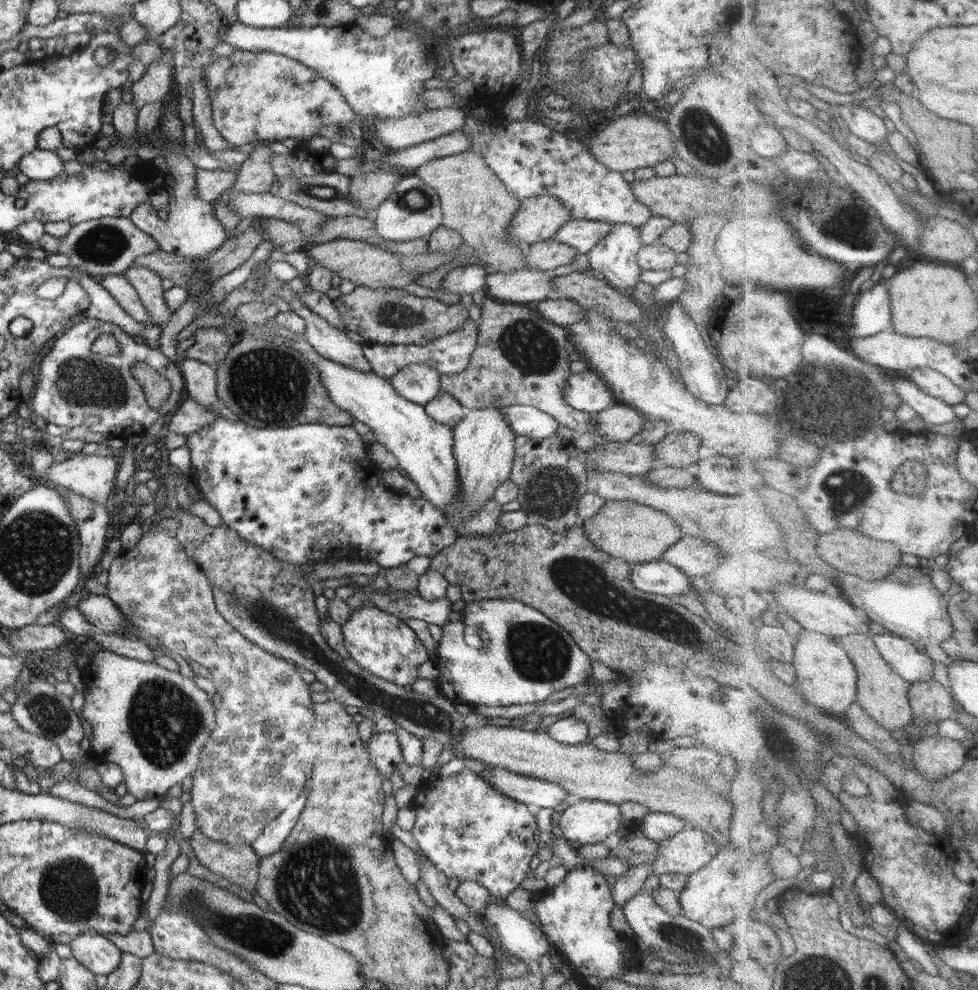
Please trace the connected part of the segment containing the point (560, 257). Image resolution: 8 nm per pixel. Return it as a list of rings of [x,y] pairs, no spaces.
[[[552,238],[529,245],[525,261],[530,270],[554,271],[558,266],[573,262],[578,253],[575,248]]]

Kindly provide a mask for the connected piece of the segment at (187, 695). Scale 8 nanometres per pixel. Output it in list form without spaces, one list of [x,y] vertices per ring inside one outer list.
[[[95,649],[92,661],[90,661],[90,665],[88,665],[87,668],[88,674],[90,674],[90,676],[88,676],[90,682],[88,682],[88,690],[85,692],[85,703],[80,717],[84,722],[91,726],[93,737],[90,740],[89,756],[96,763],[118,764],[124,773],[125,779],[123,780],[123,783],[126,784],[127,793],[135,796],[137,800],[154,797],[160,799],[163,798],[168,793],[169,788],[182,783],[182,780],[184,780],[186,776],[192,775],[196,770],[200,760],[200,753],[205,747],[205,742],[211,738],[212,731],[217,725],[215,719],[215,709],[217,706],[213,704],[211,696],[207,692],[202,691],[194,684],[194,680],[186,678],[180,671],[170,671],[165,667],[154,663],[154,661],[142,662],[141,660],[118,656],[118,654],[114,654],[106,649]]]

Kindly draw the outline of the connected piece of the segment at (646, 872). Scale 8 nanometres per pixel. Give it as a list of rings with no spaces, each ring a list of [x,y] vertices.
[[[649,863],[630,867],[626,871],[626,876],[618,878],[616,882],[614,882],[614,886],[612,886],[611,894],[614,903],[620,908],[629,899],[643,892],[645,881],[651,875],[652,867]]]

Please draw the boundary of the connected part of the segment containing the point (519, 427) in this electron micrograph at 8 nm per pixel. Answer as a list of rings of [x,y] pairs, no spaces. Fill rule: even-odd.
[[[507,405],[506,408],[502,408],[502,413],[516,436],[540,440],[556,436],[558,428],[561,427],[556,419],[532,406]]]

